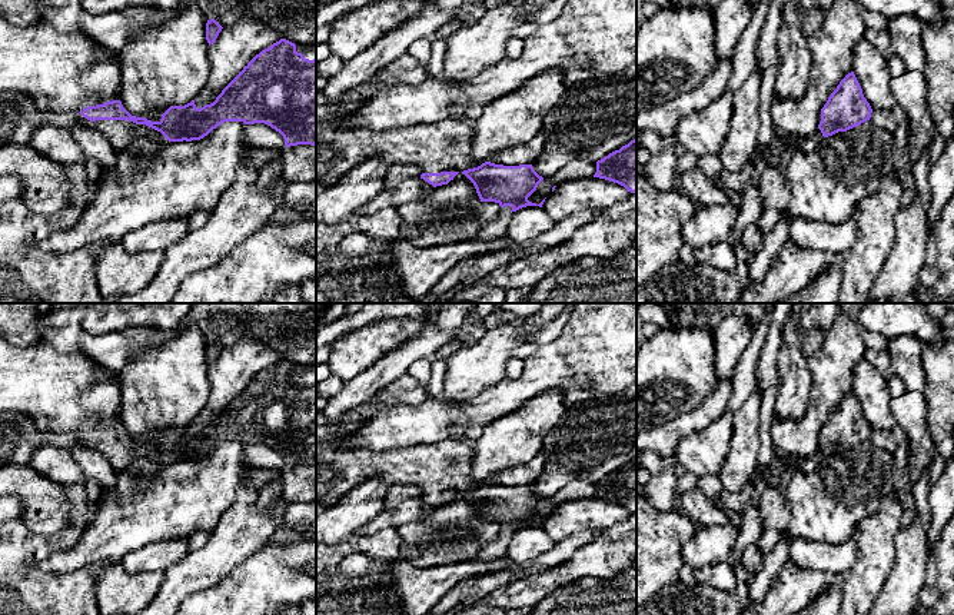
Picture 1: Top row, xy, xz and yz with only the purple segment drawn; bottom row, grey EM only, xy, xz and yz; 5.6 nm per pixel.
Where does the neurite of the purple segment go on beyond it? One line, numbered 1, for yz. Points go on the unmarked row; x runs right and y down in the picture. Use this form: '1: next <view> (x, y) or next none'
1: next yz (805, 464)

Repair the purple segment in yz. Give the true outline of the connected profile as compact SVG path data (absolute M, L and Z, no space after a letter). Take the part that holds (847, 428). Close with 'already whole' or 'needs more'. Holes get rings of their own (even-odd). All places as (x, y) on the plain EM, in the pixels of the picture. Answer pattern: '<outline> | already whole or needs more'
M848 393L821 429L818 449L810 456L787 458L795 471L812 472L825 458L870 441L872 429L854 395Z | needs more

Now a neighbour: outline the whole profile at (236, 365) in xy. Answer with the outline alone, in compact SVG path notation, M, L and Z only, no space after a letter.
M250 339L223 348L216 362L209 366L210 395L195 418L196 428L213 423L256 375L280 359L272 346Z

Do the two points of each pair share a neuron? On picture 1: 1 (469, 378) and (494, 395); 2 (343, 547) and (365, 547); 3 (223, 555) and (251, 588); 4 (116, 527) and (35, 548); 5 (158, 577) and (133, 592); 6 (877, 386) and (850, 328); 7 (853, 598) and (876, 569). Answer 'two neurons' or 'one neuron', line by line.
1: two neurons
2: one neuron
3: two neurons
4: two neurons
5: one neuron
6: two neurons
7: one neuron

